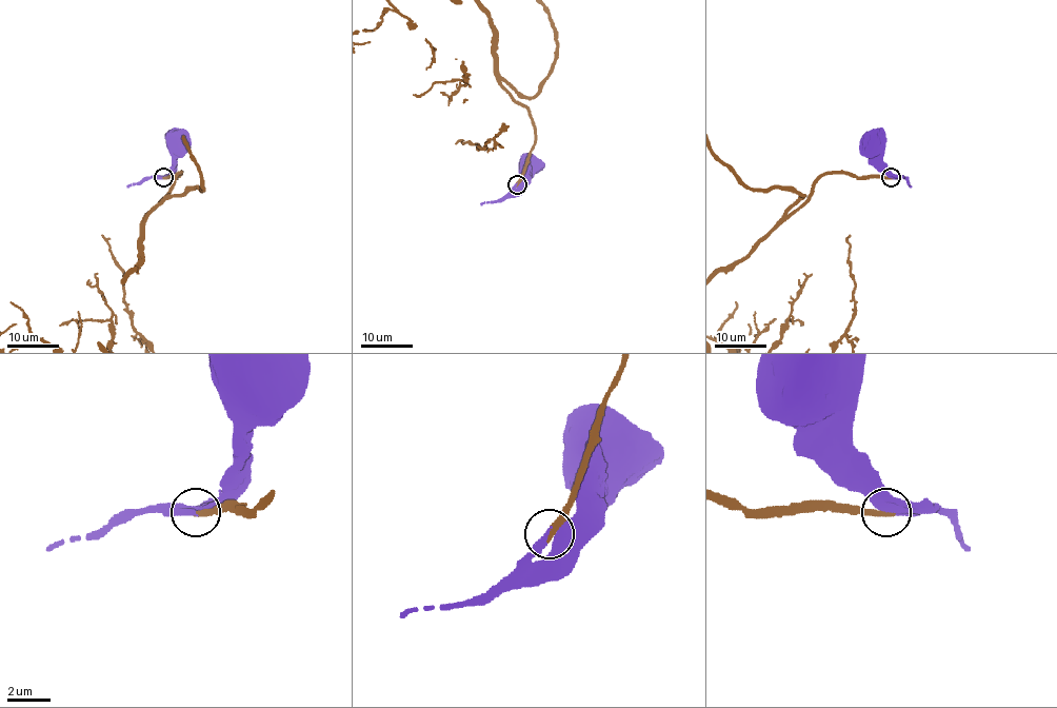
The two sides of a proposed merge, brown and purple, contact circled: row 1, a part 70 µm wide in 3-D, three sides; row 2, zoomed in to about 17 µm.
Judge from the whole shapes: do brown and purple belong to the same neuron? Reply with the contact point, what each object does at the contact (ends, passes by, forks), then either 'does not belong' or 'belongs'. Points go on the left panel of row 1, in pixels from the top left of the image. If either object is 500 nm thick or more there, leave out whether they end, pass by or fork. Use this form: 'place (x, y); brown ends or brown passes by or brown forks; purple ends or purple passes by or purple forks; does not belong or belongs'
place (163, 177); brown ends; purple ends; belongs

